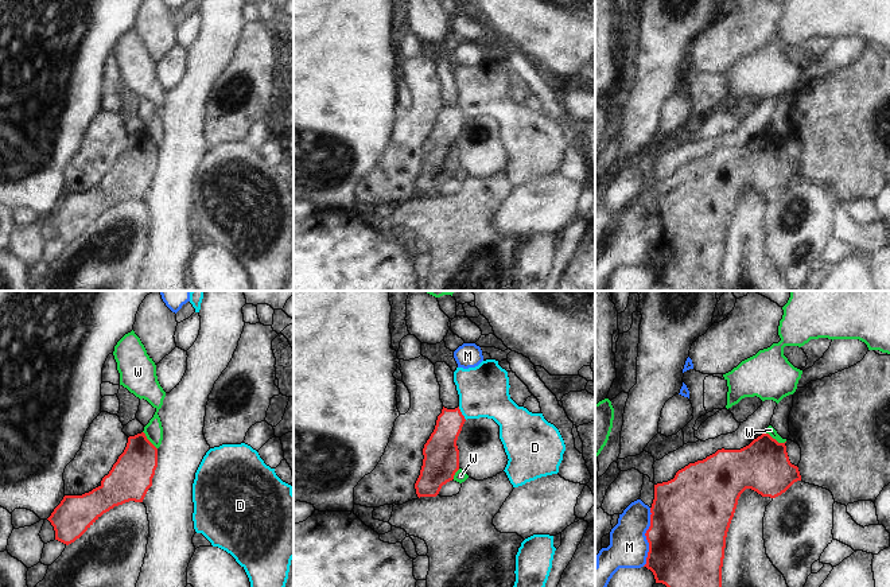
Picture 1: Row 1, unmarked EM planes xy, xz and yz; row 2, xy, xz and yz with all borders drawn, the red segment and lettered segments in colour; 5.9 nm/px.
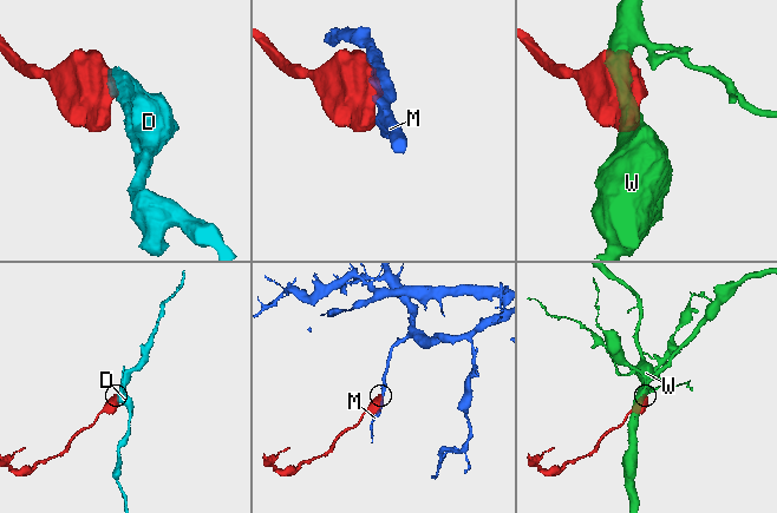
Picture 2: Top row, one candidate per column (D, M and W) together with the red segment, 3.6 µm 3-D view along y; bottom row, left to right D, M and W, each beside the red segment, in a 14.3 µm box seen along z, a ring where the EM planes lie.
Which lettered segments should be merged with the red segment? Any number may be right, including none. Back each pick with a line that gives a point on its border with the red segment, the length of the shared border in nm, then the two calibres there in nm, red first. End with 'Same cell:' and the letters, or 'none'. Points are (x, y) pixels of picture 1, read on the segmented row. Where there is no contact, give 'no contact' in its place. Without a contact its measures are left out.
Same cell: none

